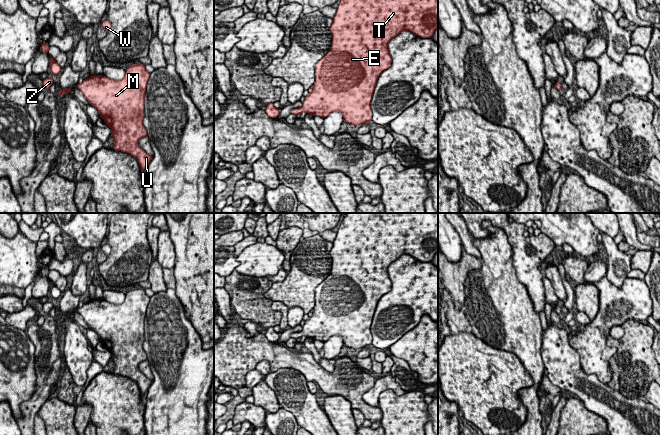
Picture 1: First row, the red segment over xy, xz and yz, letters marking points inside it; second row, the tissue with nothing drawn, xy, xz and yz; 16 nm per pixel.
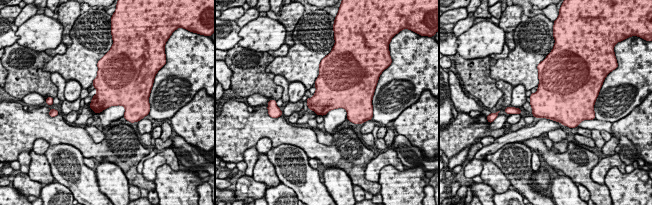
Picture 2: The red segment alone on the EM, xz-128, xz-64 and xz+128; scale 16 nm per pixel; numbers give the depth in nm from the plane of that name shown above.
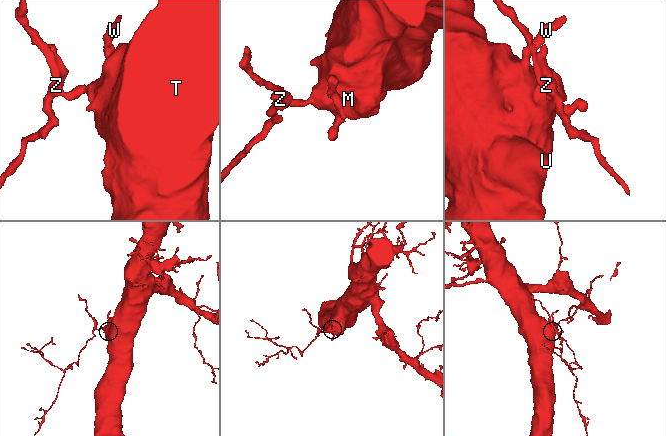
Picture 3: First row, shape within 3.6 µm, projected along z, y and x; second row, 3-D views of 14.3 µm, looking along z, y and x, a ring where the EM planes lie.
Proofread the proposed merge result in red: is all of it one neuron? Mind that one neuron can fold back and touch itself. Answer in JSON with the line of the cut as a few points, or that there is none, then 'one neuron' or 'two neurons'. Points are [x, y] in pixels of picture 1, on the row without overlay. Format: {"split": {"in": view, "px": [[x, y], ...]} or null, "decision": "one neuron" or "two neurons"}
{"split": null, "decision": "one neuron"}

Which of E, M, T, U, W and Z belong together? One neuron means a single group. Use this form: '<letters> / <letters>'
E M T U W Z

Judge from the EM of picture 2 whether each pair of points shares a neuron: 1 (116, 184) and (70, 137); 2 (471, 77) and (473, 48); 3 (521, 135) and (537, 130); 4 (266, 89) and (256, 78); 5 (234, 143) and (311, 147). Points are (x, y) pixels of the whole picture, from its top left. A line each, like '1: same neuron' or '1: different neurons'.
1: different neurons
2: different neurons
3: same neuron
4: same neuron
5: same neuron

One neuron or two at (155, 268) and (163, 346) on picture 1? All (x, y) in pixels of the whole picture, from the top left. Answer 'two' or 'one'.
two

